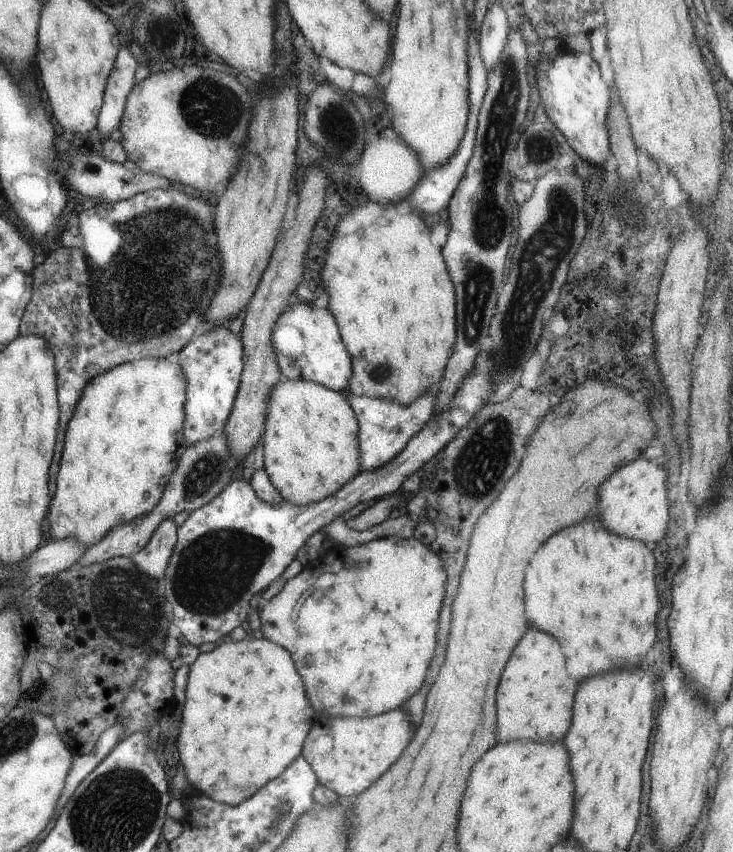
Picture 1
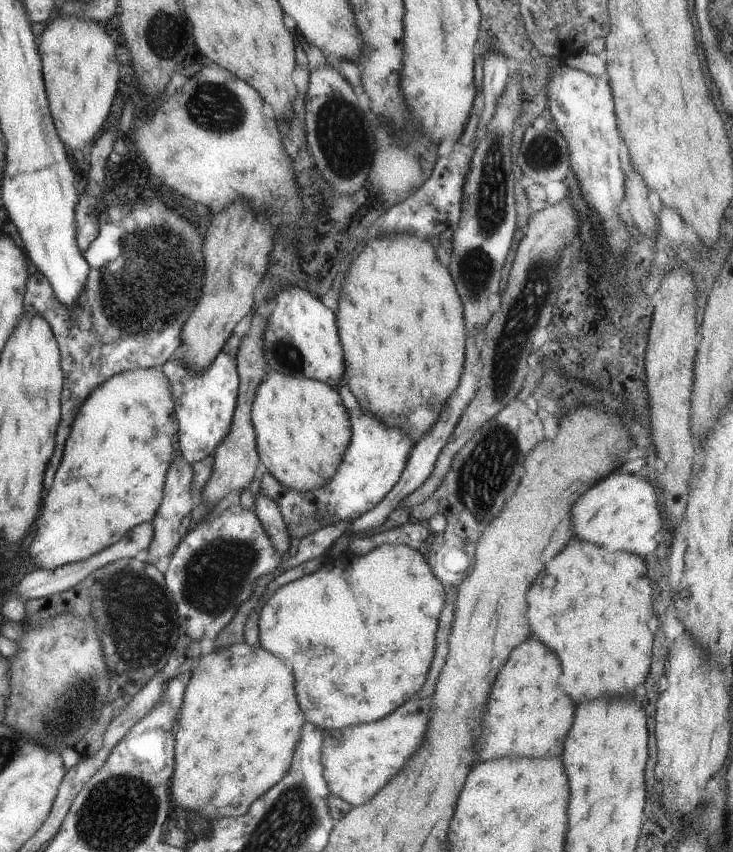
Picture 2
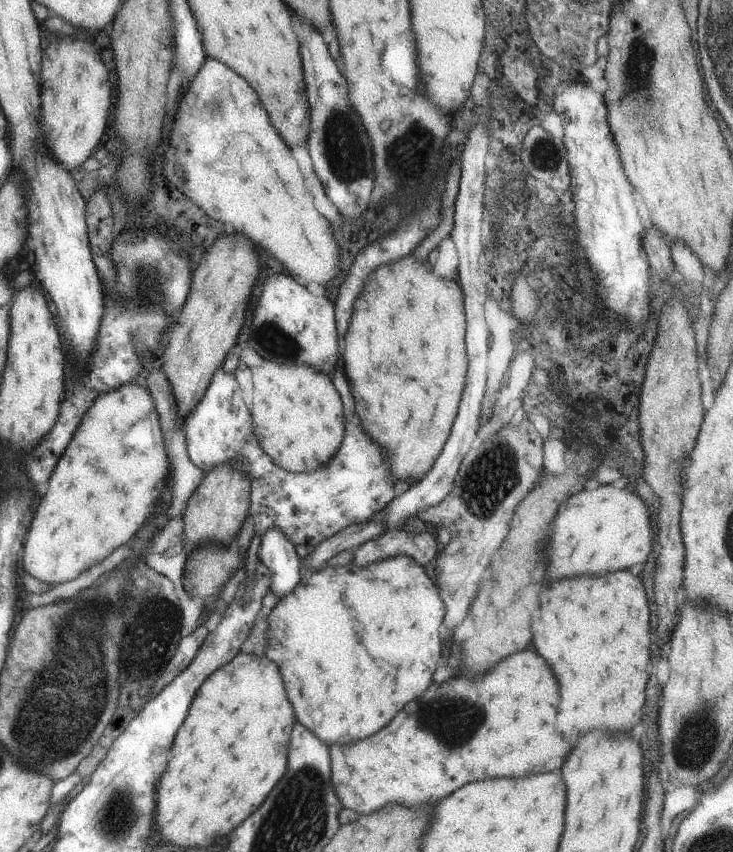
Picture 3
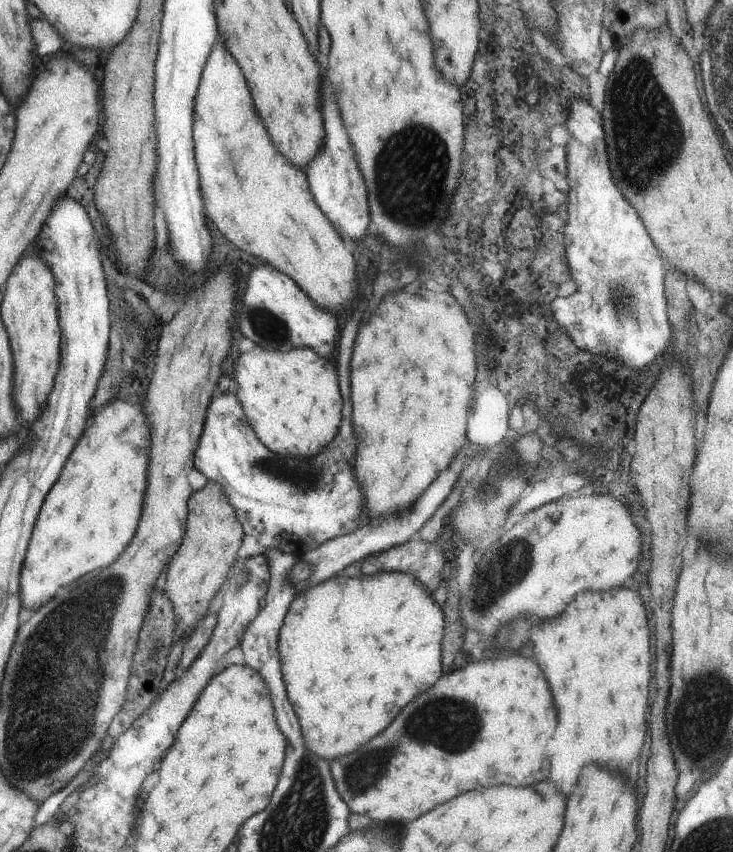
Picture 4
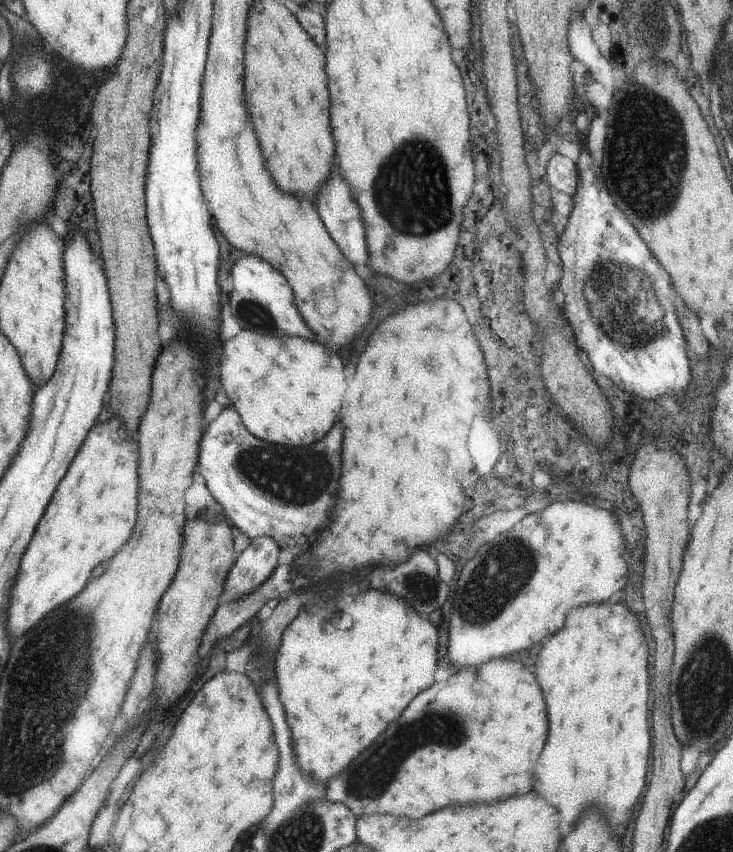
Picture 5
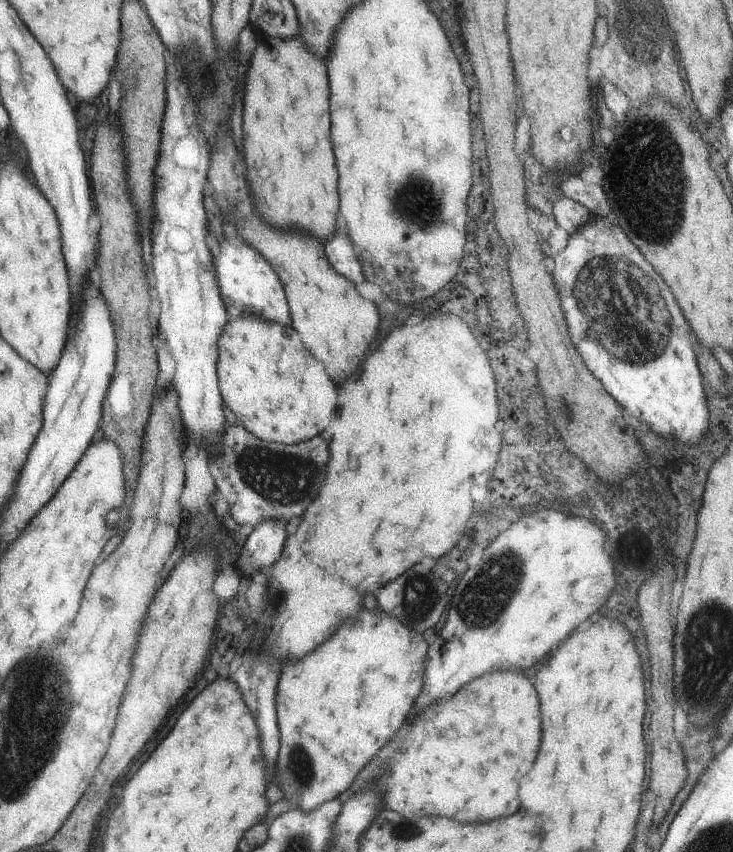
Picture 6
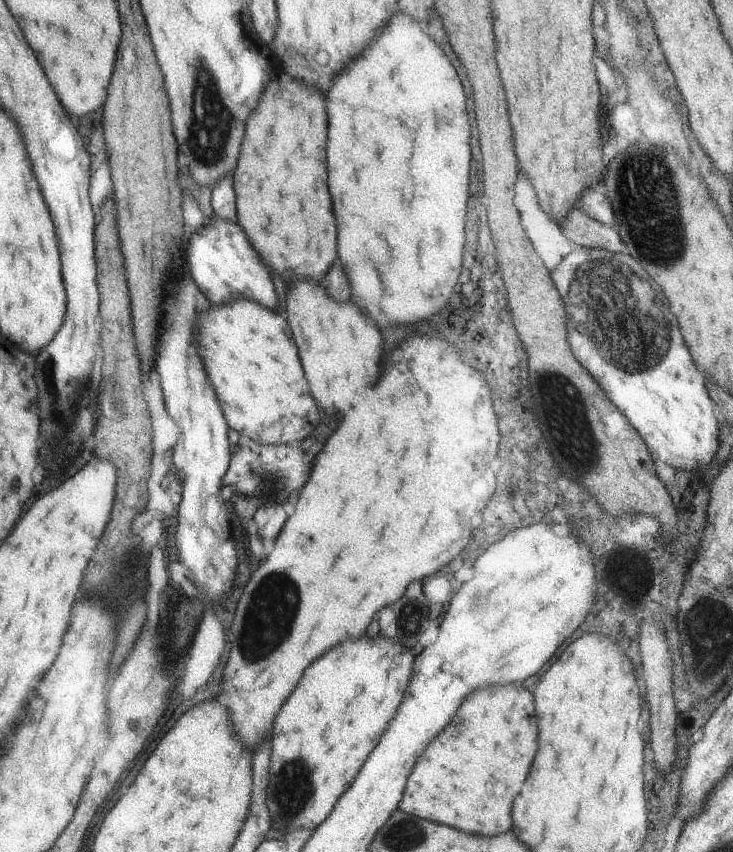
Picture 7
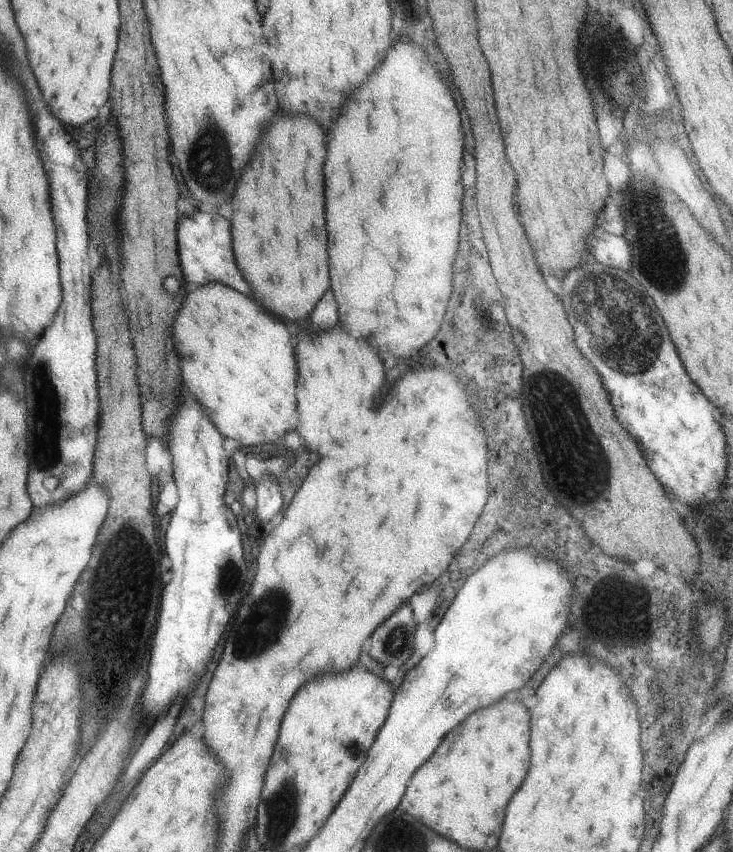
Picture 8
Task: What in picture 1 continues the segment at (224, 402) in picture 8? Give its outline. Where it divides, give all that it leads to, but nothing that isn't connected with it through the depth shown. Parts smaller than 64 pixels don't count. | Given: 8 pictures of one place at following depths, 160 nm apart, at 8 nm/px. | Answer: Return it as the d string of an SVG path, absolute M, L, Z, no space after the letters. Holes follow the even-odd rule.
M313 381L277 382L266 399L266 411L262 434L262 469L271 484L278 490L283 501L297 506L305 506L331 496L357 473L358 461L358 424L353 410L346 401L347 394L332 391Z

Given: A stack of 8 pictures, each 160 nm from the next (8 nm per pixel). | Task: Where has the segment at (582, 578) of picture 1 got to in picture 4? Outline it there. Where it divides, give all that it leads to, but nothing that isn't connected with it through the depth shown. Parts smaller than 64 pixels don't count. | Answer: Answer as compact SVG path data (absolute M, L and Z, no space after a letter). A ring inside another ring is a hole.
M611 588L603 592L579 592L573 596L569 606L551 620L543 620L535 628L533 660L545 674L549 690L553 694L557 710L557 726L551 742L547 742L545 752L549 760L549 782L553 782L559 792L569 794L575 786L577 770L589 762L599 766L619 768L627 772L631 760L639 754L645 734L645 704L649 688L649 632L643 602L637 592L629 588Z

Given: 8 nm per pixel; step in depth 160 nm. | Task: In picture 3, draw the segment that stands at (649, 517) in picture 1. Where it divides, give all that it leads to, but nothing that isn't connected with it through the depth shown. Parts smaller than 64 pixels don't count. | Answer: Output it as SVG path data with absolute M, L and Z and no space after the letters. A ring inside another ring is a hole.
M611 484L599 486L595 490L581 490L565 500L559 506L553 522L553 534L547 544L549 572L553 578L561 576L581 576L581 574L605 574L621 568L629 568L633 564L645 562L653 543L653 533L649 527L649 510L646 504L634 492L627 492L625 487L613 488Z

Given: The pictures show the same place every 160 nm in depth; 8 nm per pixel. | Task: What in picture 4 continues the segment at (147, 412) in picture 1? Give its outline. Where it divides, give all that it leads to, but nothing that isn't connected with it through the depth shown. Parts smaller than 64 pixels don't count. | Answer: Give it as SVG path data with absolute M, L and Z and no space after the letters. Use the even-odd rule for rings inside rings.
M116 397L116 400L105 404L103 408L95 412L85 430L81 432L81 437L75 442L71 454L69 454L67 460L65 460L65 464L63 464L63 468L61 468L61 472L59 472L59 477L55 480L53 487L47 492L47 496L45 496L44 499L45 502L42 503L37 519L35 520L19 574L19 604L22 608L27 608L27 610L39 608L41 604L53 598L58 588L69 585L95 569L101 570L106 568L111 562L115 562L115 558L121 555L122 550L125 550L125 546L129 544L131 538L134 536L134 531L136 530L141 513L141 506L143 505L145 488L147 487L147 480L145 478L147 448L149 448L149 428L141 407L135 406L135 404L129 404L126 398Z

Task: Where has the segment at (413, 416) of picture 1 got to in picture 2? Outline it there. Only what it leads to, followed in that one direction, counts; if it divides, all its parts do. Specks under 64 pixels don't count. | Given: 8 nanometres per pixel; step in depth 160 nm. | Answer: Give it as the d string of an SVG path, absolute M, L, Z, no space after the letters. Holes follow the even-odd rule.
M344 381L337 390L349 417L351 436L335 474L323 486L306 493L287 489L267 472L260 480L259 493L263 493L278 504L288 534L293 538L300 539L335 521L351 522L371 510L397 482L405 466L408 452L414 445L414 440L403 429L388 427L377 418L369 416L367 411L361 410Z

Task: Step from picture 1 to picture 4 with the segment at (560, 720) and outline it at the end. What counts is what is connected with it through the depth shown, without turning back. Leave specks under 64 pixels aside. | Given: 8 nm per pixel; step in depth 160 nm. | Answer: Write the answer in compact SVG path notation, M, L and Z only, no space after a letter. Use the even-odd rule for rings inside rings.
M519 654L508 655L503 658L499 656L493 659L482 658L481 662L467 663L463 668L452 669L450 672L441 674L440 678L425 692L417 694L406 706L391 720L391 723L381 730L379 734L367 740L365 744L359 746L357 750L339 758L333 758L328 762L330 767L331 778L336 792L339 794L342 802L349 806L351 813L365 814L371 820L377 822L399 822L399 820L413 820L419 814L431 810L435 804L441 804L445 800L449 800L451 796L457 796L465 790L477 788L477 786L499 786L499 784L507 784L507 786L529 786L533 782L539 782L543 778L547 778L547 764L543 762L543 748L545 742L551 738L555 728L555 708L553 708L553 700L547 688L545 678L541 676L541 670L537 668L537 664L531 658L523 658Z

